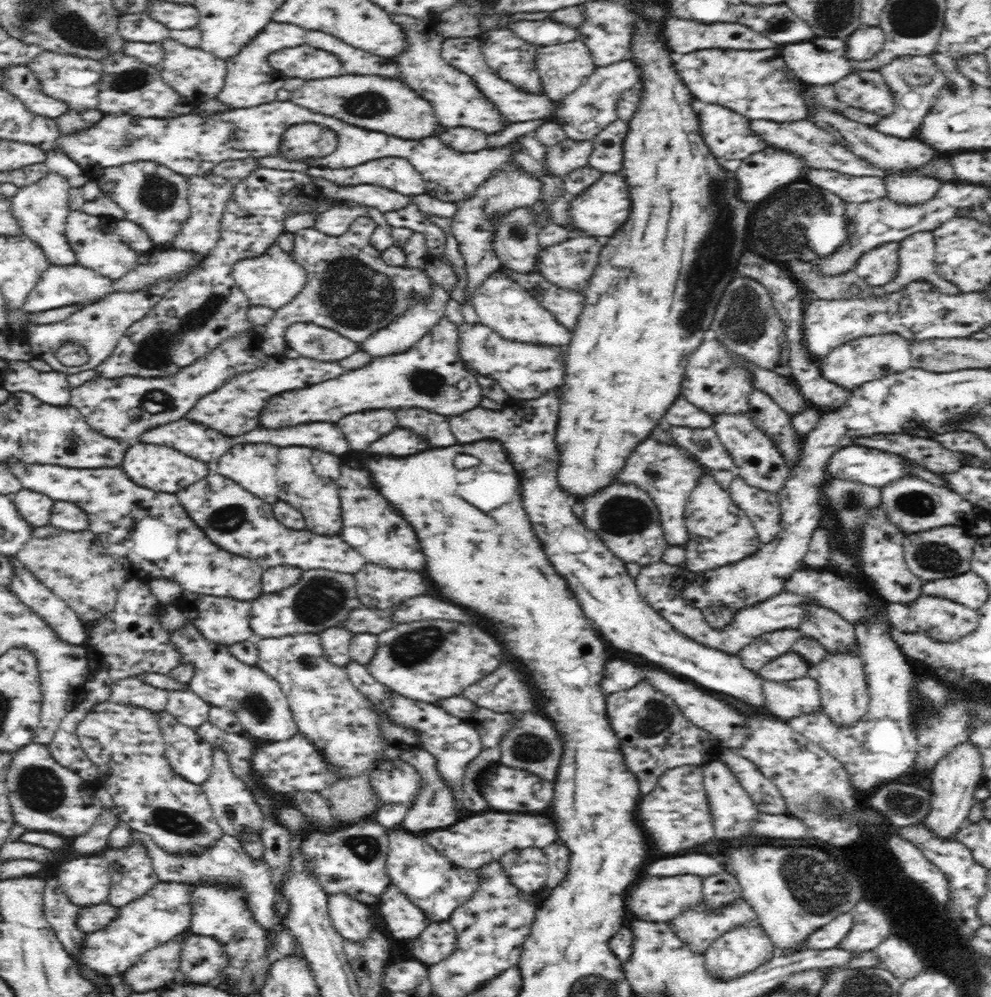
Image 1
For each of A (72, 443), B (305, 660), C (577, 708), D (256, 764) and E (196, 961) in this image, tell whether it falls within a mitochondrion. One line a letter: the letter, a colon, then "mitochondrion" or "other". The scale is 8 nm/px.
A: mitochondrion
B: mitochondrion
C: other
D: other
E: mitochondrion

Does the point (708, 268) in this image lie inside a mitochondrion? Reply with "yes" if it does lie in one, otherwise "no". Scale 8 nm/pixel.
yes

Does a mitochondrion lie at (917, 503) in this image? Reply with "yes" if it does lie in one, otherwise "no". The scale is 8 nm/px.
yes

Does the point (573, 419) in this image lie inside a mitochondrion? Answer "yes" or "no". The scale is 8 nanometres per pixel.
no

